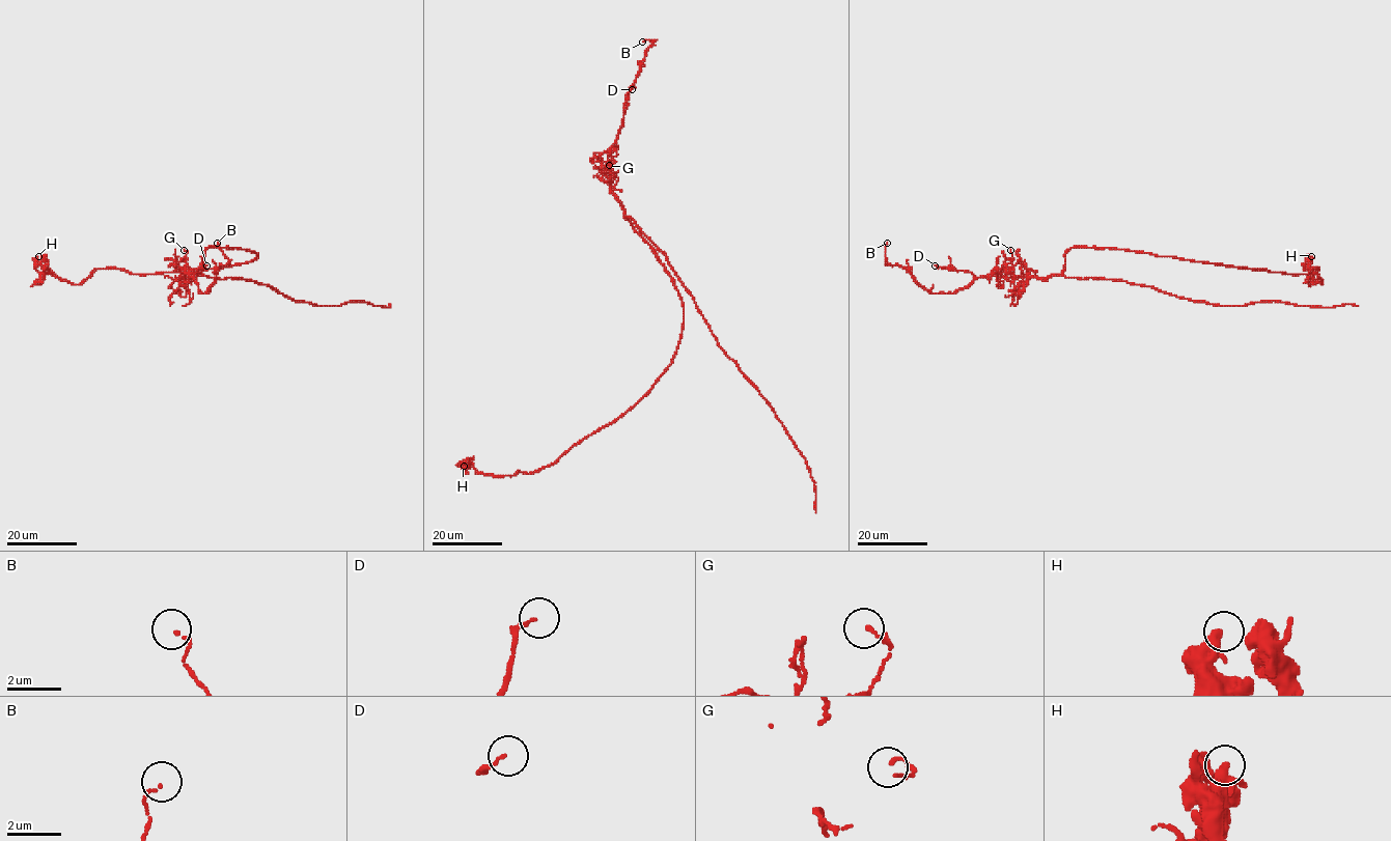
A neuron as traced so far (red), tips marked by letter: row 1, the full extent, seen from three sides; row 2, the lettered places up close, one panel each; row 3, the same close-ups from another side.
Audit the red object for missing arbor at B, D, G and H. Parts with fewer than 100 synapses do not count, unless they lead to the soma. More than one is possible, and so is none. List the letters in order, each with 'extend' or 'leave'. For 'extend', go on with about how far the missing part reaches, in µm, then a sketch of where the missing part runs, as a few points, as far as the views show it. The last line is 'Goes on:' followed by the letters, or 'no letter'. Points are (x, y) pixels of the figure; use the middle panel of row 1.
B: leave
D: leave
G: leave
H: leave
Goes on: no letter

